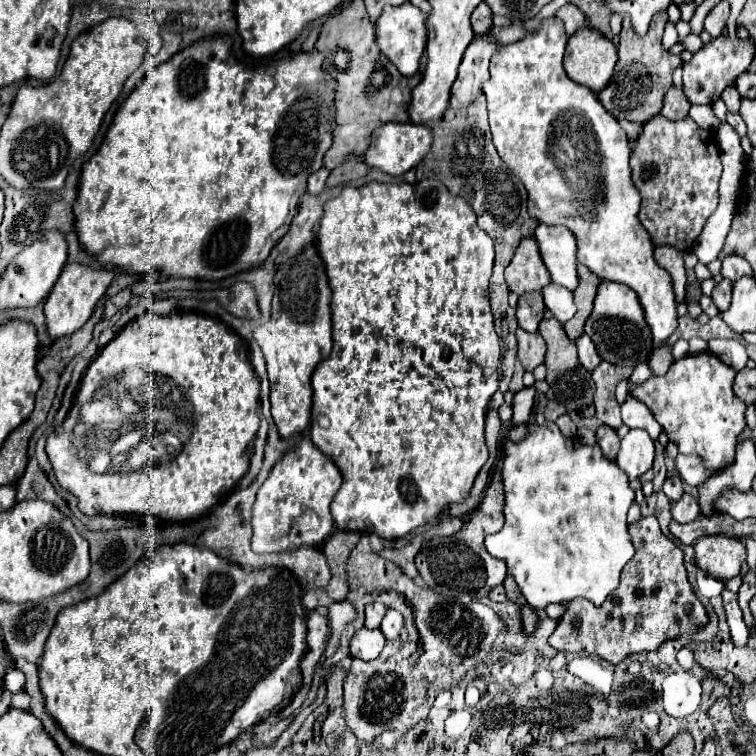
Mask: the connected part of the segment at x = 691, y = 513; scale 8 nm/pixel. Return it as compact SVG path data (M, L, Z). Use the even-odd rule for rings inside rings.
M685 493L671 509L671 515L677 523L687 523L687 521L695 521L695 517L699 517L699 505L697 499L689 493Z

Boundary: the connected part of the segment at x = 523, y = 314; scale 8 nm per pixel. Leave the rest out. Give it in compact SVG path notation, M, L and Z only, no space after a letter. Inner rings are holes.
M531 293L519 297L517 305L517 323L521 329L527 329L527 333L537 333L539 321L543 319L543 295L541 293Z

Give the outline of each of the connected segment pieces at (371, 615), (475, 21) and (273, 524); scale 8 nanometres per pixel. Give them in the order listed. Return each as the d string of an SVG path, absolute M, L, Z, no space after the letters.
M371 603L365 607L365 627L367 629L379 629L383 617L387 613L387 607L381 603Z
M483 1L483 3L479 5L479 9L475 9L473 15L471 15L471 27L473 27L475 37L485 35L485 33L491 29L491 25L493 25L493 13L491 13L491 9L487 7L487 3Z
M301 439L301 443L283 455L267 475L265 483L257 491L257 501L253 505L253 543L255 553L271 553L285 549L299 549L303 545L321 547L323 541L333 531L333 517L329 513L329 503L341 487L341 471L331 457L321 453L311 439Z

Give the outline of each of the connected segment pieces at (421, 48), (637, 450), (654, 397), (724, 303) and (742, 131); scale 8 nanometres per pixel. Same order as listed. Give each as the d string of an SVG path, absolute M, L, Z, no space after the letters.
M405 1L403 5L397 5L397 7L387 5L377 21L377 45L379 45L379 49L405 77L413 77L419 71L421 57L425 53L425 41L427 41L425 19L427 19L427 15L423 11L419 11L409 1Z
M631 429L621 439L621 449L619 449L615 463L619 465L619 469L627 473L629 481L635 481L645 471L651 469L653 453L655 453L655 445L649 433L643 429Z
M699 353L675 361L663 377L649 377L643 385L631 387L631 393L651 409L669 441L679 447L679 453L697 455L707 469L719 473L735 461L735 445L747 429L747 407L735 397L733 381L735 371L729 365L713 353Z
M723 279L721 283L717 283L715 285L715 289L713 289L713 295L711 295L711 299L713 299L713 303L717 305L717 309L723 313L723 311L727 311L729 309L729 305L731 305L731 287L733 287L733 281L727 281L727 279Z
M727 113L727 123L739 133L741 139L747 135L747 127L743 125L743 119L739 117L739 113Z

